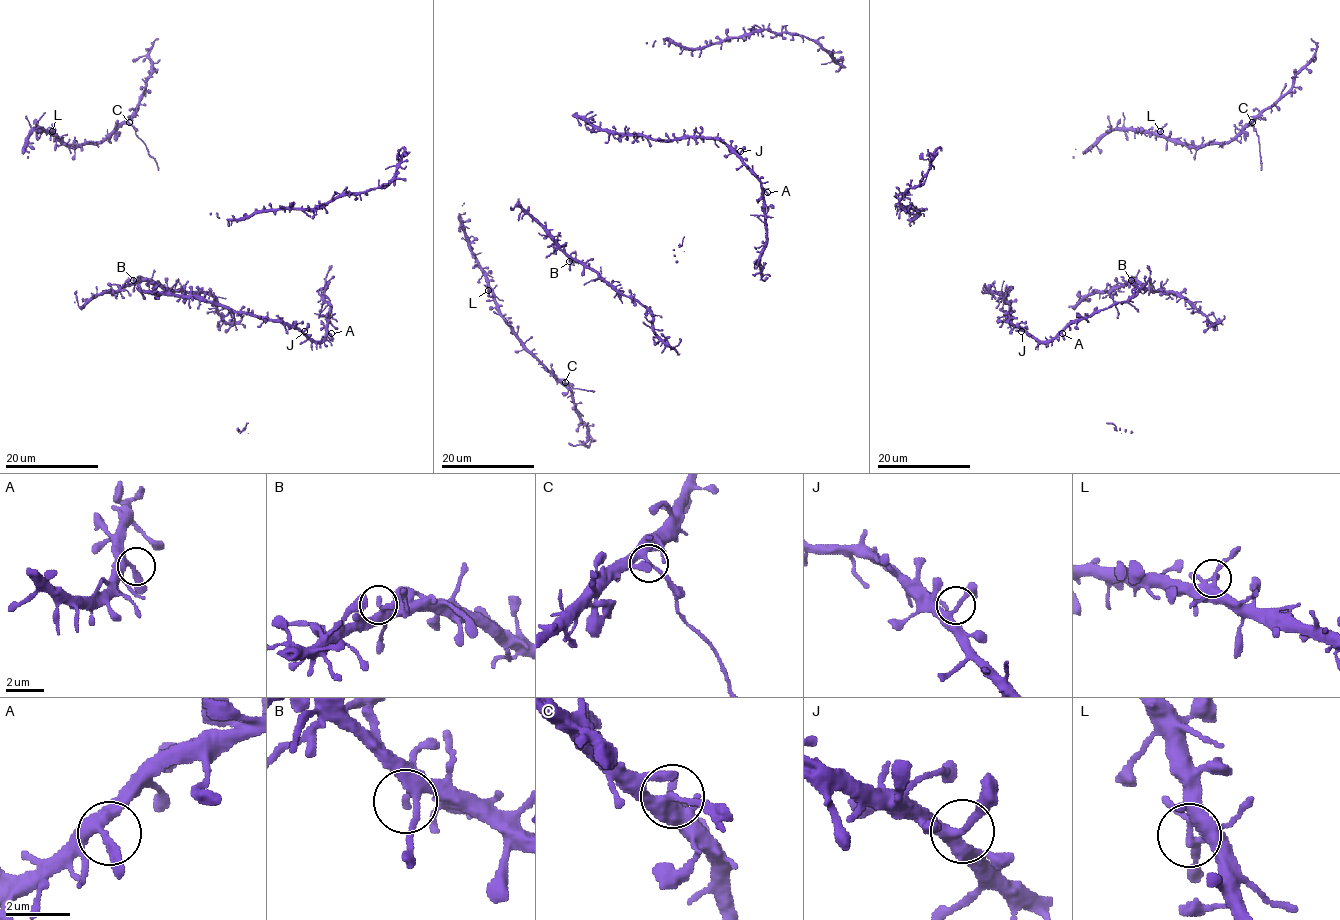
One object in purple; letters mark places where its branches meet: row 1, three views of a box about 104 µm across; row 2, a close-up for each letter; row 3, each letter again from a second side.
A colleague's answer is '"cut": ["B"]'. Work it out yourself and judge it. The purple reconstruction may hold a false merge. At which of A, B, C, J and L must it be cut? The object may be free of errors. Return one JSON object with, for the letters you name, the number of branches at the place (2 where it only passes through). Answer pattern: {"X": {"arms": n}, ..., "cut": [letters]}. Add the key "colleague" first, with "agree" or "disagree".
{"colleague": "disagree", "C": {"arms": 3}, "cut": ["C"]}

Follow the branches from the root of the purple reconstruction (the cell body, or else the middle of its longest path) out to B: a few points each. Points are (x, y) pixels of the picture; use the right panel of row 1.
B: (1082, 298), (1096, 292), (1111, 292), (1131, 280)

